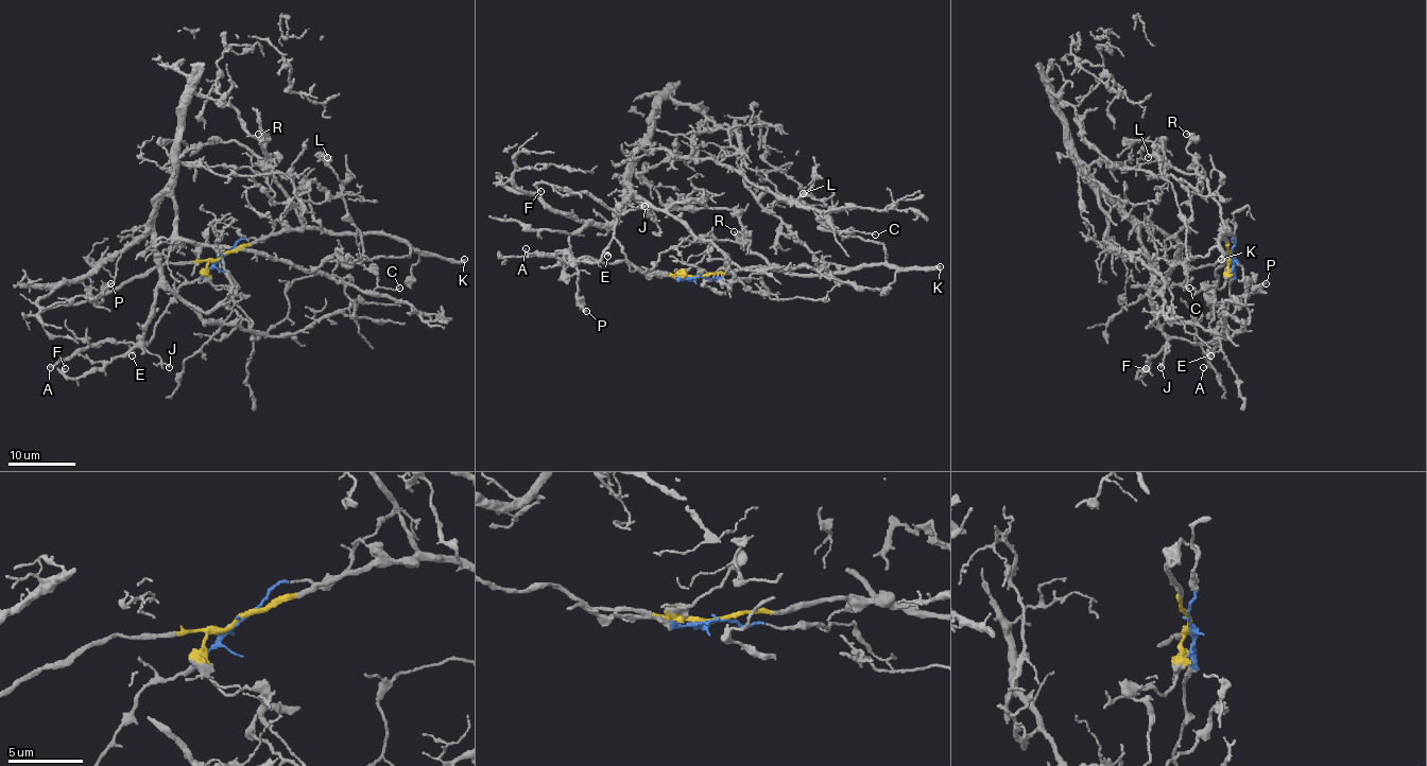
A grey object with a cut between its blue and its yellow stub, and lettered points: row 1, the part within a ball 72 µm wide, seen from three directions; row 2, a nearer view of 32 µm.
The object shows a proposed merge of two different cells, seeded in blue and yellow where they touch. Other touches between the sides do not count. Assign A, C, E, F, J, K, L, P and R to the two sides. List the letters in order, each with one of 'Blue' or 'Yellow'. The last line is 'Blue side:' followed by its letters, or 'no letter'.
A: Blue
C: Yellow
E: Blue
F: Blue
J: Blue
K: Yellow
L: Yellow
P: Yellow
R: Yellow
Blue side: A, E, F, J

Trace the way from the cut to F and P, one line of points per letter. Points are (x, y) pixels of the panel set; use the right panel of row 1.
F: (1231, 256), (1235, 276), (1224, 315), (1226, 330), (1209, 342), (1170, 338), (1146, 369)
P: (1231, 256), (1231, 260), (1216, 271), (1218, 281), (1210, 291), (1216, 302), (1255, 293), (1267, 282)

